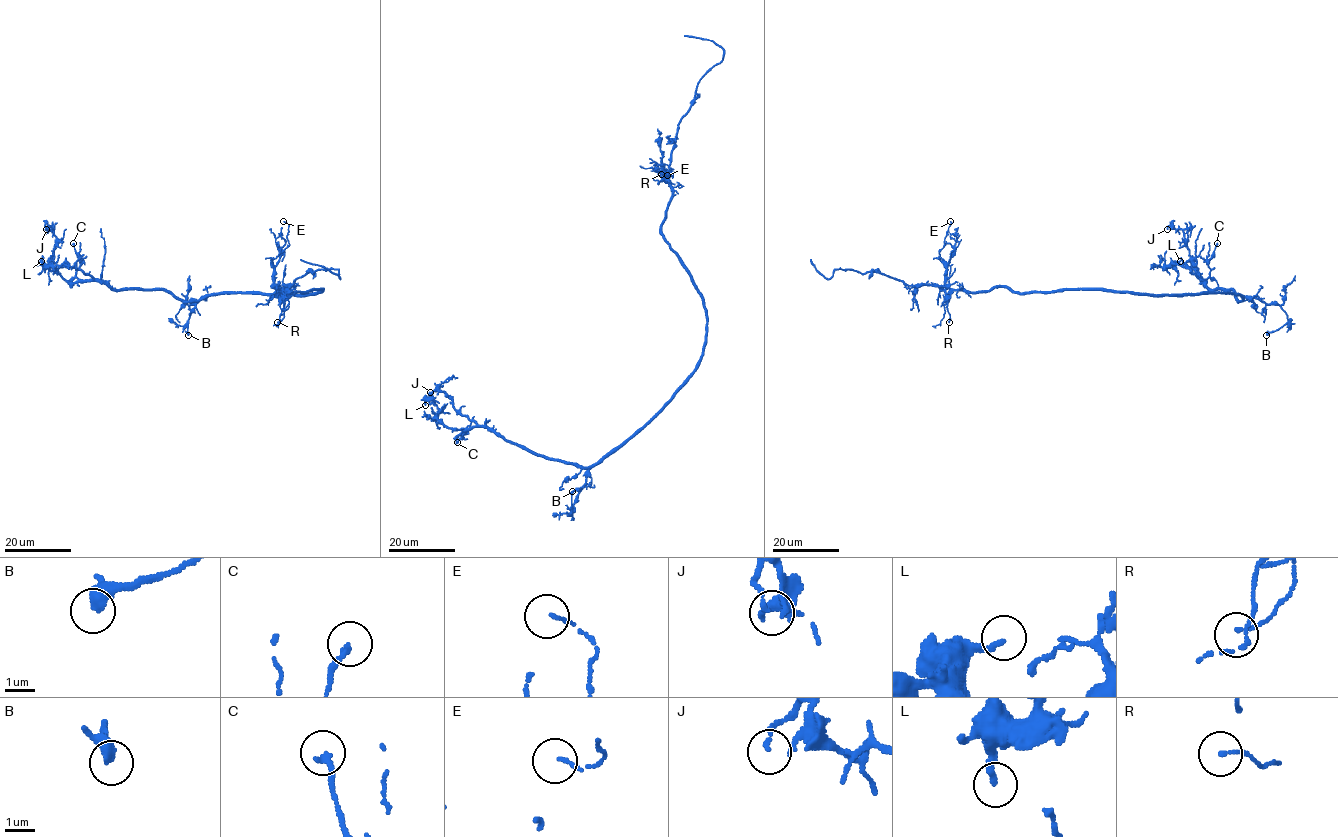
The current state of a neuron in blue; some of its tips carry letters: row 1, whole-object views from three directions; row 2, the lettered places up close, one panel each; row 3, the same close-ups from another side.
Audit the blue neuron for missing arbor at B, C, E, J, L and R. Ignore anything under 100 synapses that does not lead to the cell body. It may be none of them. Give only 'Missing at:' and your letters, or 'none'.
Missing at: none

